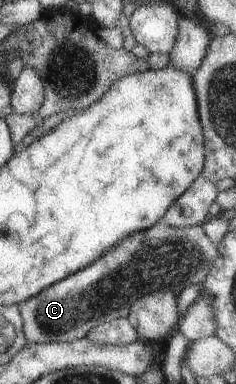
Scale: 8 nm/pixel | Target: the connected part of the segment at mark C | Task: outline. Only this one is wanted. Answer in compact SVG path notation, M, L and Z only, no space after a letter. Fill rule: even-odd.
M159 223L149 229L135 232L105 252L94 263L18 305L23 317L22 329L26 343L67 342L86 337L93 327L101 323L128 318L133 302L148 293L166 289L177 295L189 285L203 283L218 255L218 244L209 239L202 224L178 228Z

